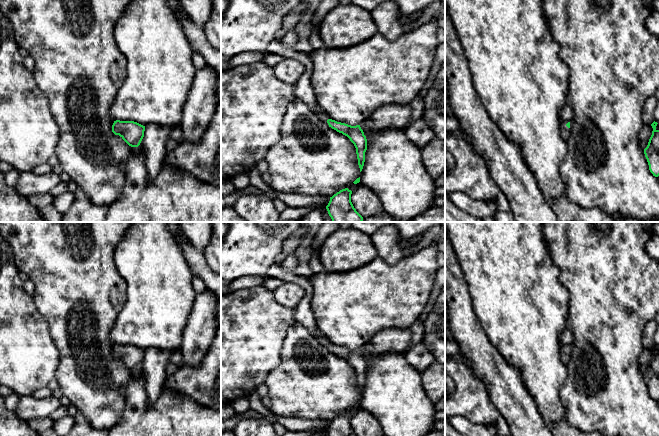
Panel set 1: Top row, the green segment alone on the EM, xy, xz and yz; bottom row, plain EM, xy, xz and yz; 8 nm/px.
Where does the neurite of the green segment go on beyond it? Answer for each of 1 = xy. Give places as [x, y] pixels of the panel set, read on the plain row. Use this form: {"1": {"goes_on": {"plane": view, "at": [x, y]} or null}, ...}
{"1": {"goes_on": null}}

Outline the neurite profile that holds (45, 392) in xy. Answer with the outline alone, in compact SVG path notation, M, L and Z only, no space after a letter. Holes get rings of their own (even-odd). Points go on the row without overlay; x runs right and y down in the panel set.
M48 387L36 390L32 395L36 399L45 399L52 396L52 391Z

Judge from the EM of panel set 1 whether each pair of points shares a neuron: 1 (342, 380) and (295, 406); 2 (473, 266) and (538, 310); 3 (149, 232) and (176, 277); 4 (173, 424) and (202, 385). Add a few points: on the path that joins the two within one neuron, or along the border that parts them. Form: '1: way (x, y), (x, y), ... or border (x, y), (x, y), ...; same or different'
1: way (330, 381), (325, 385), (316, 385), (307, 394); same
2: way (489, 266), (494, 266), (522, 294); same
3: way (149, 243), (149, 250), (165, 266); same
4: border (170, 390), (177, 395), (185, 395), (210, 409); different

